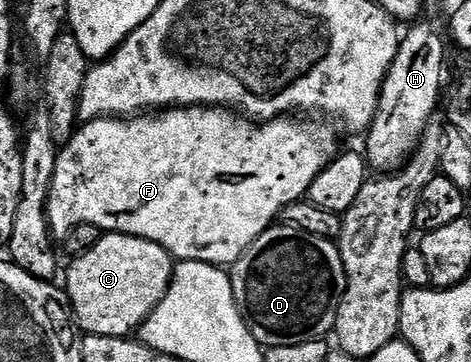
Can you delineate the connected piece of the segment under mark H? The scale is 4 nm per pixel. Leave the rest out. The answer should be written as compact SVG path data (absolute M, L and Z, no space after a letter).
M416 22L406 28L399 40L399 52L379 94L377 113L365 132L367 166L375 173L390 173L407 164L419 148L427 126L436 118L439 94L443 91L443 66L447 47L443 35L431 23Z

